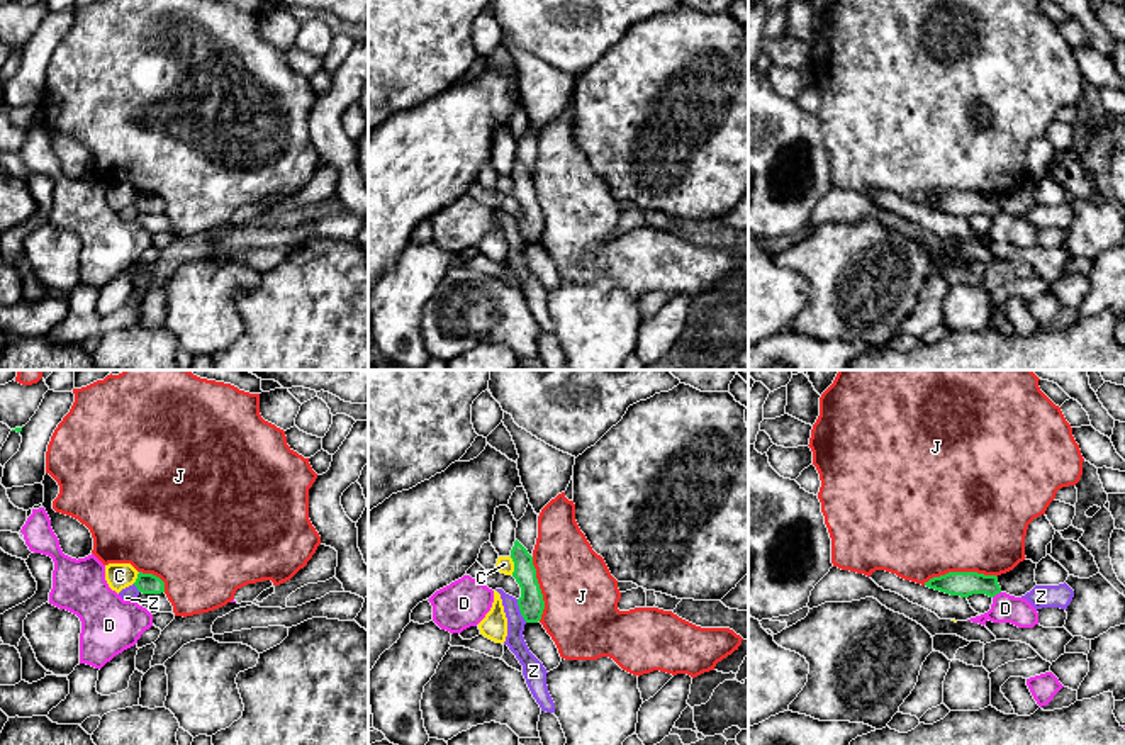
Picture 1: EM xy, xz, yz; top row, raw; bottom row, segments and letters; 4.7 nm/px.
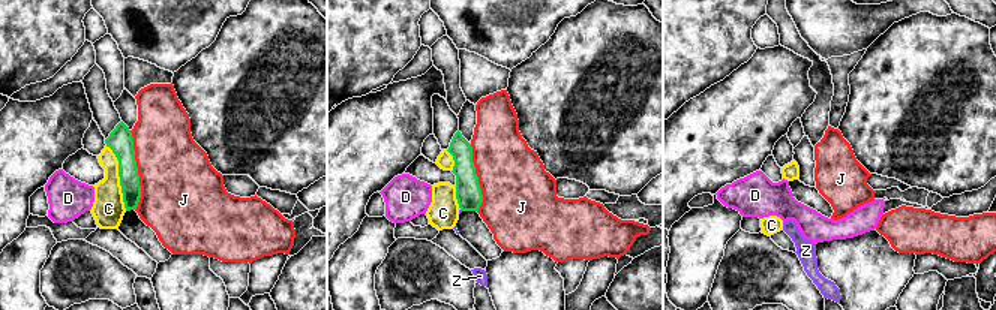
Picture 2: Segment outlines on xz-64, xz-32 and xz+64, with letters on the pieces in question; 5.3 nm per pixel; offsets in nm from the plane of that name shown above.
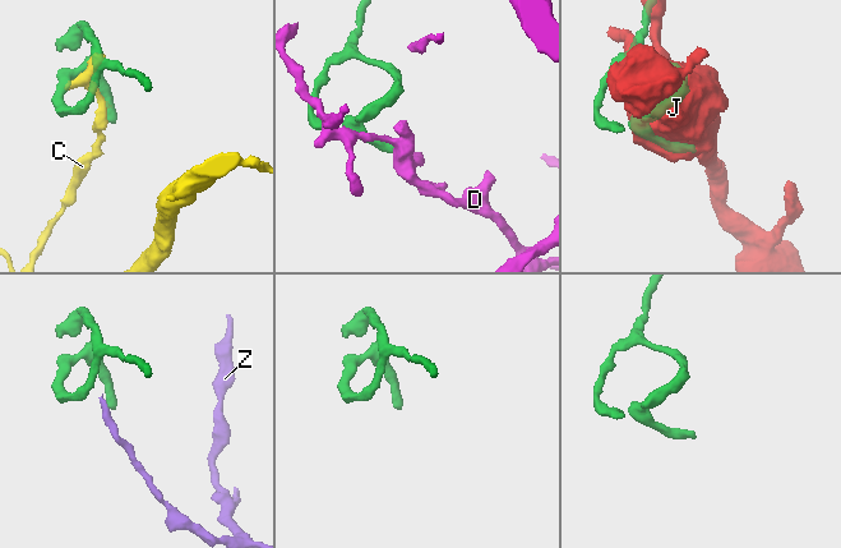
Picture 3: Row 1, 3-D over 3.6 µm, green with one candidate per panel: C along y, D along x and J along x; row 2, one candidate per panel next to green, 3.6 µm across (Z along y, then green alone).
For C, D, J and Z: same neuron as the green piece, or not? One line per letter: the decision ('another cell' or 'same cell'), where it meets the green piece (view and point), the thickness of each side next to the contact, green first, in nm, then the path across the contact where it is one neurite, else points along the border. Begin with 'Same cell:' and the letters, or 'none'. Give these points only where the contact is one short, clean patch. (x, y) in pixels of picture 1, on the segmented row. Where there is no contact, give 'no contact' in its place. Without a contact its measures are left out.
Same cell: none
C: another cell | xz (514, 565) | 120/80 nm
D: another cell | yz (996, 593) | 120/140 nm
J: another cell | yz (959, 572) | 120/500 nm
Z: another cell | xz (520, 610) | 120/90 nm | along xz (516, 599), (520, 615), (526, 621)

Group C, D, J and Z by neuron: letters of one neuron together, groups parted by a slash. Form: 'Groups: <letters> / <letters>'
Groups: C / D / J / Z

